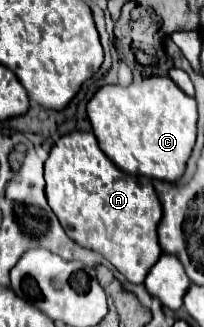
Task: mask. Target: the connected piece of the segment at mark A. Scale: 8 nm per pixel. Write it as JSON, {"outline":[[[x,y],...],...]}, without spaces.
{"outline":[[[80,130],[62,136],[52,146],[44,170],[46,170],[48,204],[58,216],[66,234],[80,246],[102,254],[132,284],[142,284],[146,274],[162,254],[162,248],[158,244],[158,234],[156,234],[156,228],[162,218],[162,204],[152,186],[152,180],[144,176],[130,176],[120,168],[116,168],[106,158],[106,154],[102,154],[102,150],[98,148],[96,136],[92,132],[80,132]]]}

